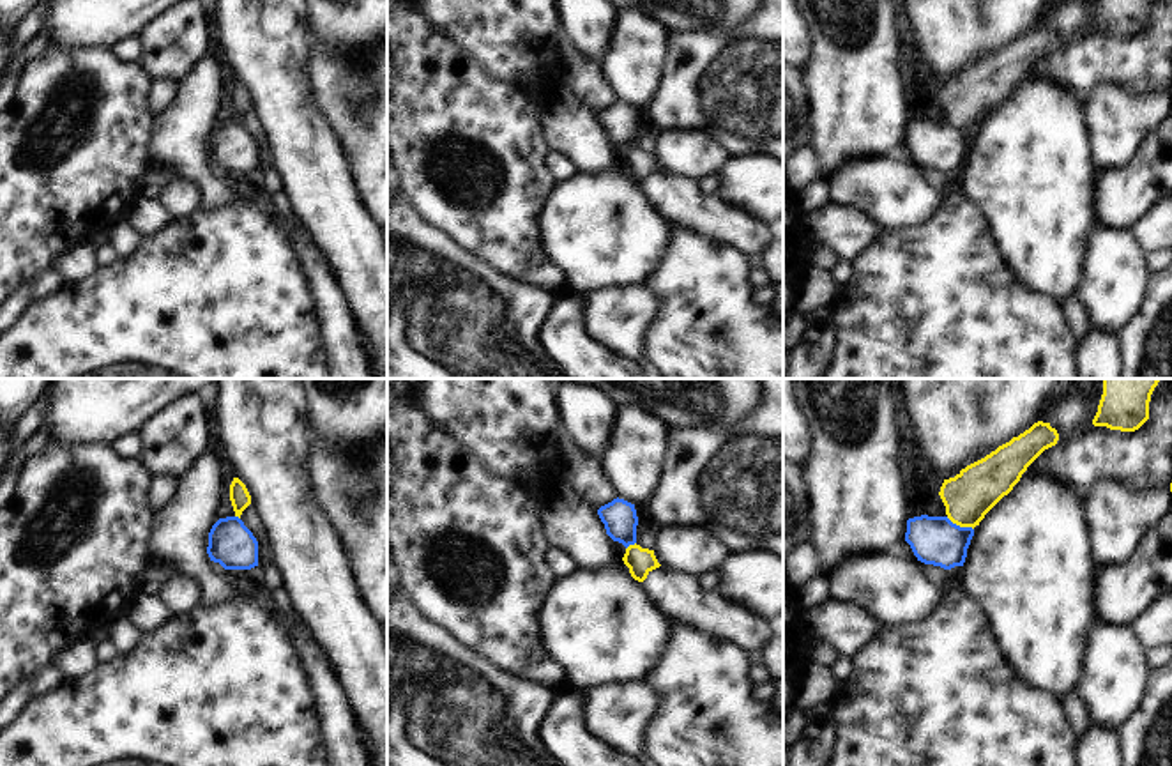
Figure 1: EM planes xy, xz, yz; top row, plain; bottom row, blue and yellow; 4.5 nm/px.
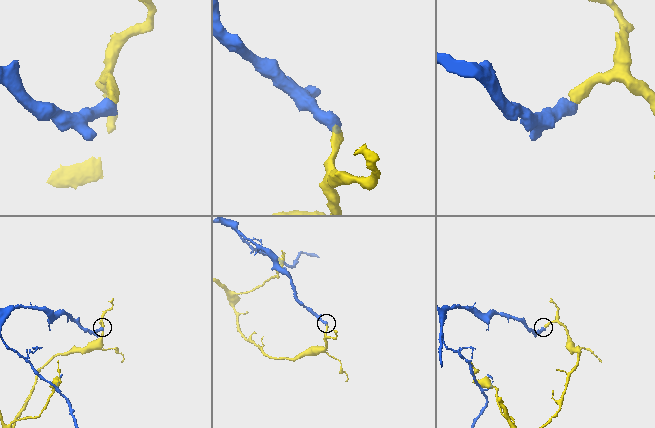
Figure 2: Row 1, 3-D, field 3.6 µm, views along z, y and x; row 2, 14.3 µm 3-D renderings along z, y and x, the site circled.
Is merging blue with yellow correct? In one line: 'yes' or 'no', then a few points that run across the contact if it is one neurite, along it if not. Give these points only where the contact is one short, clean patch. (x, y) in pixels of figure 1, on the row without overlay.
no; line yz (946, 121), (973, 133)

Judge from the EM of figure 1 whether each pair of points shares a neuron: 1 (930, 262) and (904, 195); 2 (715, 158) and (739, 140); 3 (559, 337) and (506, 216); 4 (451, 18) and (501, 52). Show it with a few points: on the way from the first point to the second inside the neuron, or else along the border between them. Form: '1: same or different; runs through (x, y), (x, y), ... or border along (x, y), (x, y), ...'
1: different; border along (946, 199), (923, 225), (882, 230)
2: different; border along (688, 131), (702, 131), (729, 154)
3: different; border along (568, 291), (559, 296)
4: same; runs through (464, 18), (488, 39)

